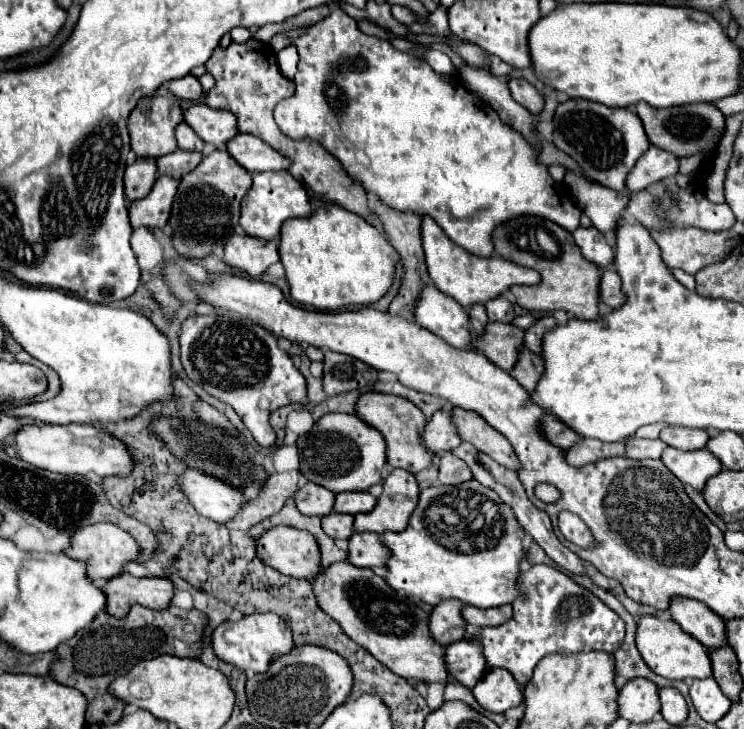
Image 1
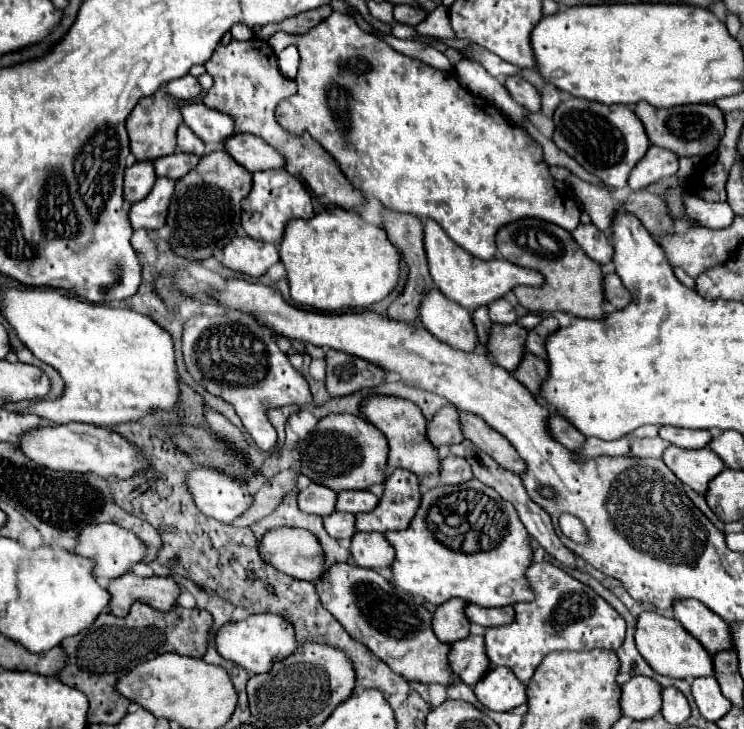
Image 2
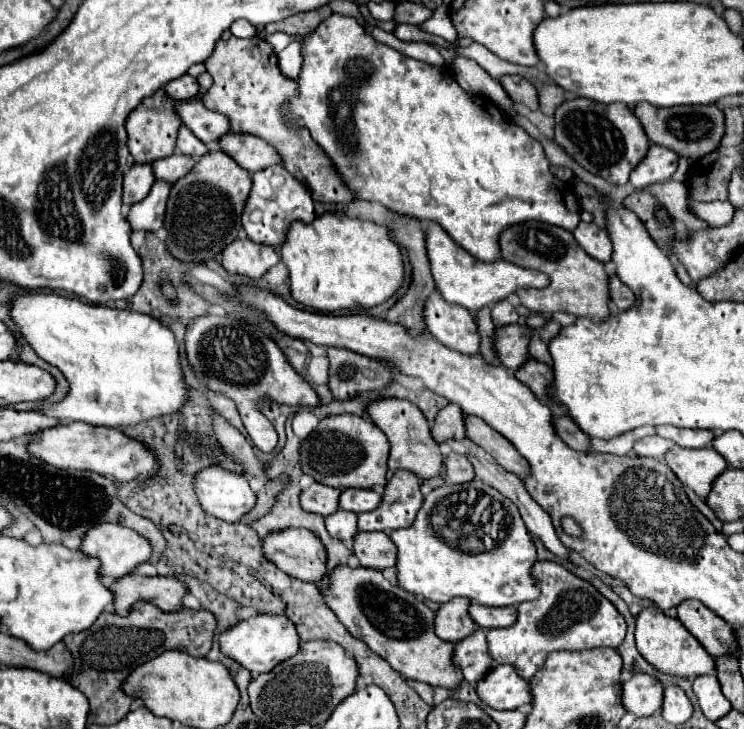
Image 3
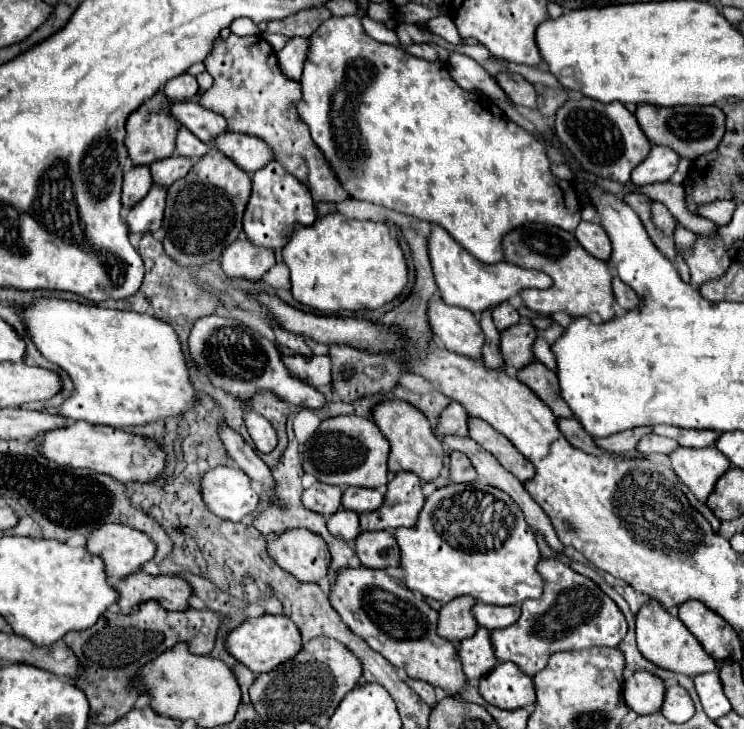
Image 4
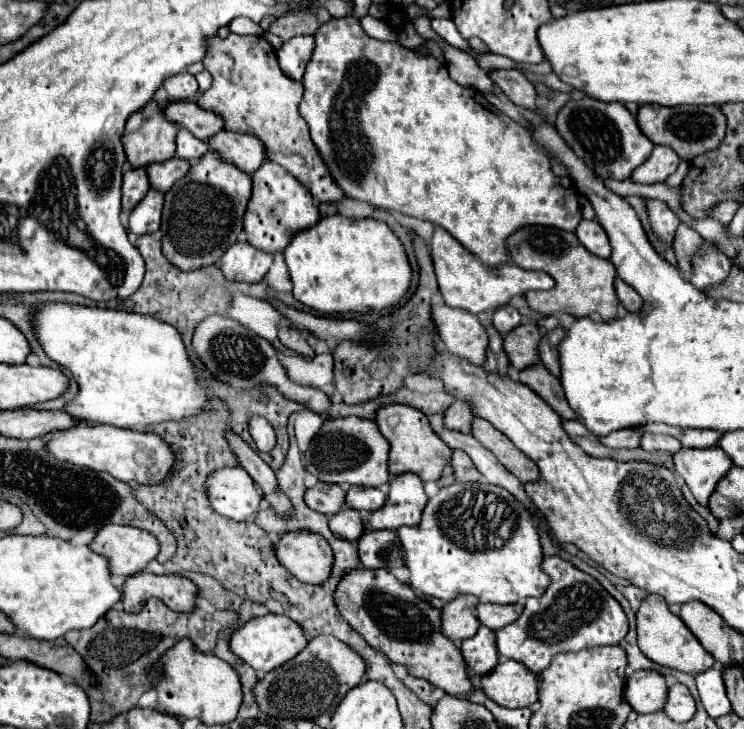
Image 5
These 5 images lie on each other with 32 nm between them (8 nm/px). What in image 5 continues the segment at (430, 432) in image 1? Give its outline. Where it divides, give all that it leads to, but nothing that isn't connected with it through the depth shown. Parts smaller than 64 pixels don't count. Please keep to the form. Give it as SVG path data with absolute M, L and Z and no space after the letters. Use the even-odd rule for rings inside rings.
M456 400L446 412L444 412L444 424L448 428L460 430L460 432L472 432L472 420L476 414L472 412L472 406L468 402Z

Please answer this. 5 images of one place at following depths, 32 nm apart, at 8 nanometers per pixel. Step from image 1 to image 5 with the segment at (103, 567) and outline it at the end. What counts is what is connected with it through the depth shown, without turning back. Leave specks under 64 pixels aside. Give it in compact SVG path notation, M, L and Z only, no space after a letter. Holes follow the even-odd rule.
M106 524L98 530L90 548L110 560L110 572L114 576L127 578L142 572L160 552L160 544L152 532L118 524Z

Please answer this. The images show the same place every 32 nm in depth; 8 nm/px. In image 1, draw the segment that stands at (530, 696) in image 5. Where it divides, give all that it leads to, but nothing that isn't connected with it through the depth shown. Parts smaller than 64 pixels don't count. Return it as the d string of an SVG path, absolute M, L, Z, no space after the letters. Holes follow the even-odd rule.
M490 668L478 684L472 688L478 704L488 712L506 712L520 706L524 690L516 684L516 678L504 668Z

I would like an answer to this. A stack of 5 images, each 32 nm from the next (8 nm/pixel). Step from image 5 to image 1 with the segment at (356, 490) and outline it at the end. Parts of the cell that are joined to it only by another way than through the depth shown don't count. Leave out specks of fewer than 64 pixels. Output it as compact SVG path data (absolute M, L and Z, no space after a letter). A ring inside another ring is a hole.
M342 492L336 494L336 504L334 512L344 512L344 514L360 514L368 512L376 506L376 496L370 492Z

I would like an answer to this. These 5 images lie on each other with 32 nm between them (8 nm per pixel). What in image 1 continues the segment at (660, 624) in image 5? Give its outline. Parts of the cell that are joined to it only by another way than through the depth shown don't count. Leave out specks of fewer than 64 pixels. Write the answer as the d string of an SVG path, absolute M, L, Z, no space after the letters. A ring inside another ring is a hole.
M654 614L640 616L640 624L636 630L636 644L638 652L642 654L644 662L660 676L672 680L686 680L686 678L708 678L712 676L712 664L708 650L696 642L696 638L688 636L674 620L660 620Z

